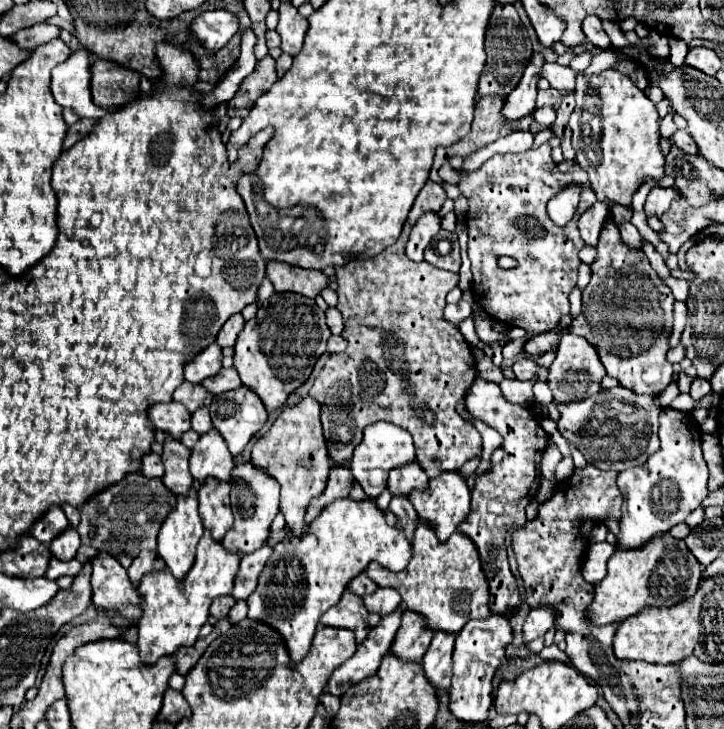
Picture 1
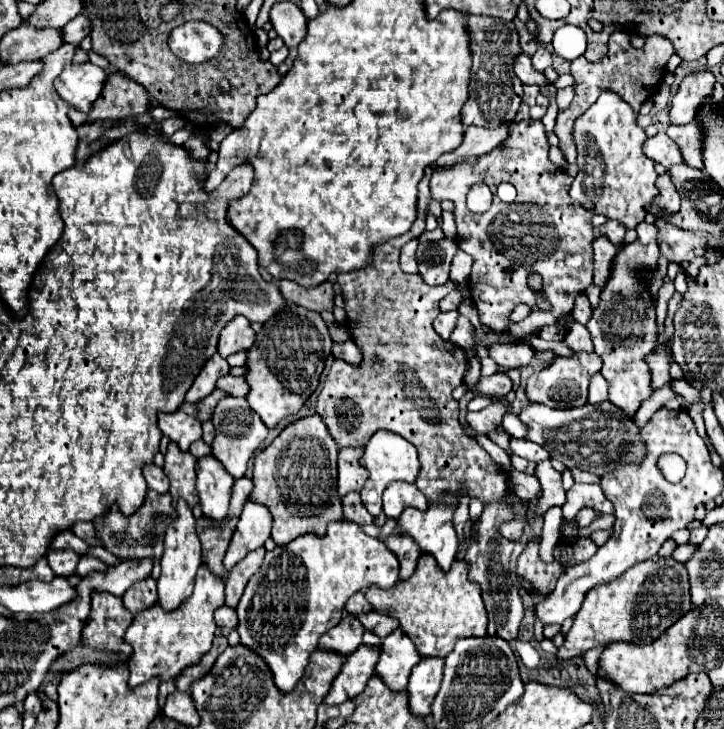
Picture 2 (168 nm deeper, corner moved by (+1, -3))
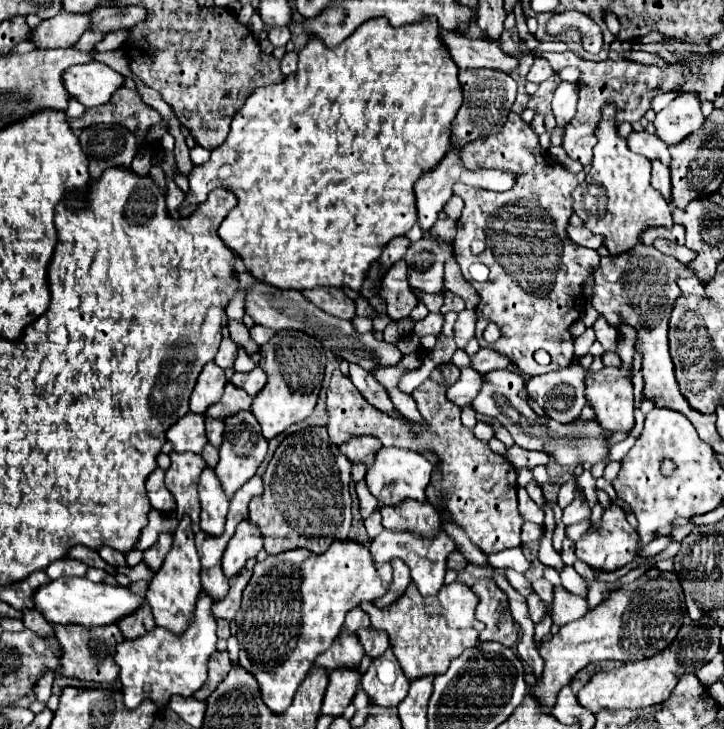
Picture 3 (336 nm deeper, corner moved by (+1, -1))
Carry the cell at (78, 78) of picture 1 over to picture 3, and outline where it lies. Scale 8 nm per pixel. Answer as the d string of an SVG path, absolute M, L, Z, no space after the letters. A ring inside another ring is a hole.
M104 63L74 65L64 73L64 85L68 93L84 107L100 107L108 103L118 87L124 85L124 77Z

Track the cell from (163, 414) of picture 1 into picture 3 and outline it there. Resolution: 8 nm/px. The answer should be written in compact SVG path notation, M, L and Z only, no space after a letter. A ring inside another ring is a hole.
M188 413L178 419L166 433L168 441L172 441L174 451L192 451L200 453L208 443L204 433L204 417L196 413Z

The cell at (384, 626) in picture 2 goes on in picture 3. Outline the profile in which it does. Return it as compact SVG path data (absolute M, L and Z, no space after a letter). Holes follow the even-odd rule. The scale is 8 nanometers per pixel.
M364 629L364 631L358 631L358 639L360 639L360 645L364 647L364 653L372 659L384 655L384 651L388 649L388 635L384 631L376 631L376 629Z

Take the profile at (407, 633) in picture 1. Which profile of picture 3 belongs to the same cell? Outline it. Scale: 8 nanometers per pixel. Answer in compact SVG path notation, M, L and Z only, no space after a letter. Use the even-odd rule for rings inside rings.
M388 649L382 657L376 657L362 677L362 689L370 703L380 707L398 707L398 703L406 697L408 687L410 681L404 677L392 649Z

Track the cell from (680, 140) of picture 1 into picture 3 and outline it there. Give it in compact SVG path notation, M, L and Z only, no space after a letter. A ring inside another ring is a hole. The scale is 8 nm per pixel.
M632 131L628 137L626 137L626 143L630 147L630 151L634 153L640 153L644 155L646 159L658 159L662 161L664 165L670 163L670 153L668 153L668 145L664 141L660 141L656 135L648 133L648 131Z

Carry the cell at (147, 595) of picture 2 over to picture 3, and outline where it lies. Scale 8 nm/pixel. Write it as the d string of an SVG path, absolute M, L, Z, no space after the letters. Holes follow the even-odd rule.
M148 605L138 609L134 615L124 617L118 625L120 625L120 633L124 635L124 639L138 639L140 635L146 635L148 631L152 631L156 627Z

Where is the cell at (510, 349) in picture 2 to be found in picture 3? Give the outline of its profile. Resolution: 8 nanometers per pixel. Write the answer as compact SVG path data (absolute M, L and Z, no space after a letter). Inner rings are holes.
M480 347L480 351L476 355L470 357L470 365L474 371L478 373L488 373L492 369L500 369L500 367L510 367L512 363L508 363L508 359L496 351L490 351L490 349L484 349Z

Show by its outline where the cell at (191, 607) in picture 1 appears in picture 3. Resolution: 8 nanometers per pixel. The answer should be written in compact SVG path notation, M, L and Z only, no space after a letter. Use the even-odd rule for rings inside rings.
M200 595L196 605L194 623L184 631L182 637L172 635L170 631L156 627L148 635L136 641L122 641L116 647L114 661L120 667L120 691L124 695L126 709L136 709L144 699L150 699L154 705L164 707L172 695L192 697L206 681L208 659L216 651L216 619L212 617L212 599Z

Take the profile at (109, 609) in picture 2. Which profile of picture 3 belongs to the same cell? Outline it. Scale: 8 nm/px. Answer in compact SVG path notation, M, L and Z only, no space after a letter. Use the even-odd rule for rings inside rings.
M54 625L56 637L60 643L60 675L82 681L96 683L114 683L118 677L118 669L114 667L114 649L122 641L122 633L118 625L108 627L60 627Z

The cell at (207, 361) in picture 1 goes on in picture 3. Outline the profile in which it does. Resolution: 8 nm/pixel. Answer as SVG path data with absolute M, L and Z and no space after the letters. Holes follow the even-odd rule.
M206 363L196 387L192 391L190 397L190 411L204 415L204 411L208 411L208 407L212 407L214 403L220 401L222 393L224 393L224 385L226 385L226 377L224 371L220 367L216 367L216 363Z

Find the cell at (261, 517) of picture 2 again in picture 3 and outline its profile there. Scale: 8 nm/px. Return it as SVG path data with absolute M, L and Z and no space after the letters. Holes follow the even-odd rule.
M242 521L236 527L234 537L228 541L228 547L222 555L222 571L230 579L238 575L238 571L244 567L244 563L250 557L256 557L262 549L262 537L258 533L258 527L254 527L250 521Z

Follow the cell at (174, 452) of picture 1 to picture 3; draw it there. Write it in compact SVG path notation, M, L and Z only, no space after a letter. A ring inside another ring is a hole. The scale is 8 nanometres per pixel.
M170 453L172 465L166 471L166 487L176 499L176 519L188 515L194 525L198 525L200 499L198 499L198 479L206 463L196 453Z

